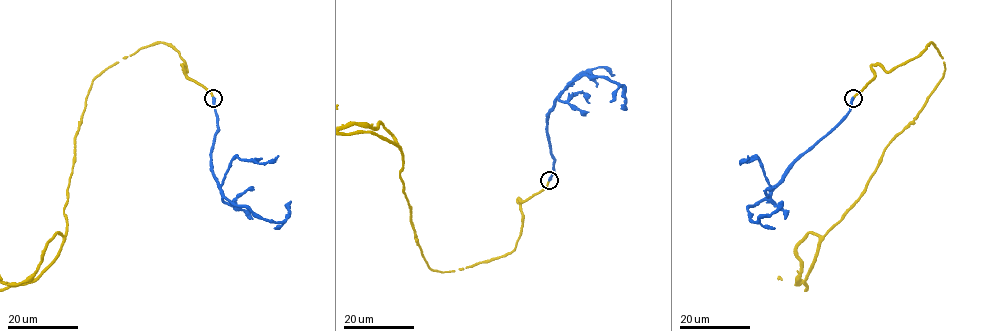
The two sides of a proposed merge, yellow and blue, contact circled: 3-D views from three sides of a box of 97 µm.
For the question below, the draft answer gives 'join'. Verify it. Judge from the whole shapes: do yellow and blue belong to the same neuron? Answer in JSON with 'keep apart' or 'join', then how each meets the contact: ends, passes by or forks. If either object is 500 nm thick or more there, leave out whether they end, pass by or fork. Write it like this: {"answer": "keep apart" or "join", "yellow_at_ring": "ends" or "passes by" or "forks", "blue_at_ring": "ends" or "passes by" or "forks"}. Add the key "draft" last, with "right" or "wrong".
{"answer": "join", "yellow_at_ring": "ends", "blue_at_ring": "ends", "draft": "right"}

